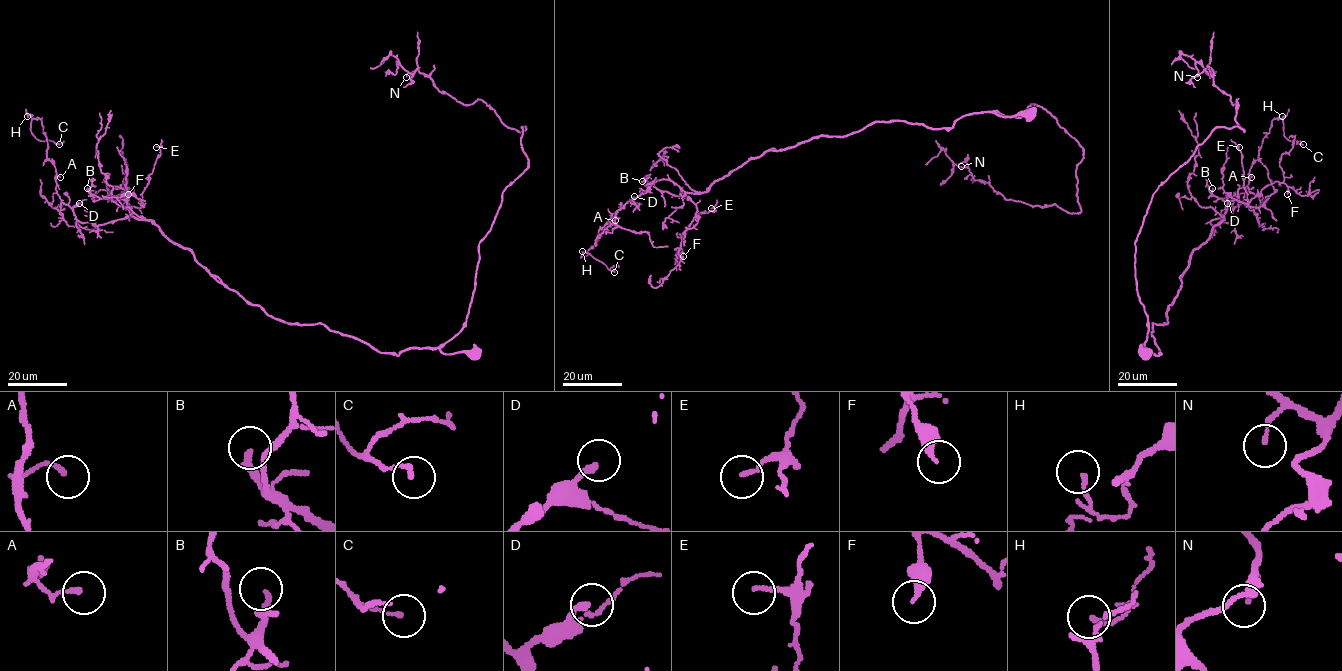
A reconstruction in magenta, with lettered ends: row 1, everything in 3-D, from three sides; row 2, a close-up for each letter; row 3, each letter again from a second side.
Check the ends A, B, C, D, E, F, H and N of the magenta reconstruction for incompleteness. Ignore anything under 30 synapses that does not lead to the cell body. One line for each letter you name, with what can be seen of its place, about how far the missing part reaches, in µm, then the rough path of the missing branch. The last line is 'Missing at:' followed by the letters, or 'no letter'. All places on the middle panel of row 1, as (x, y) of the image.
B: at (642, 181); about 70 µm are missing; missing branch runs (642, 181), (629, 181), (632, 189), (612, 208), (611, 218), (641, 246)
Missing at: B

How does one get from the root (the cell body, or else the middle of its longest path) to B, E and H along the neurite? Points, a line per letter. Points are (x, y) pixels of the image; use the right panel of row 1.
B: (1145, 353), (1142, 348), (1160, 353), (1152, 325), (1167, 323), (1189, 255), (1224, 219), (1227, 200), (1212, 188)
E: (1145, 353), (1160, 353), (1152, 325), (1167, 323), (1189, 255), (1224, 219), (1227, 193), (1248, 200), (1239, 147)
H: (1145, 353), (1160, 353), (1152, 325), (1282, 116)

